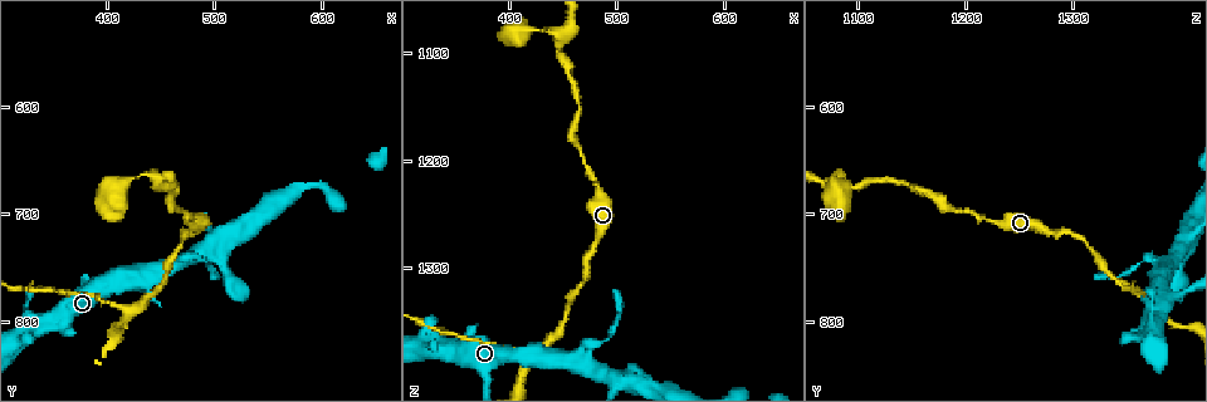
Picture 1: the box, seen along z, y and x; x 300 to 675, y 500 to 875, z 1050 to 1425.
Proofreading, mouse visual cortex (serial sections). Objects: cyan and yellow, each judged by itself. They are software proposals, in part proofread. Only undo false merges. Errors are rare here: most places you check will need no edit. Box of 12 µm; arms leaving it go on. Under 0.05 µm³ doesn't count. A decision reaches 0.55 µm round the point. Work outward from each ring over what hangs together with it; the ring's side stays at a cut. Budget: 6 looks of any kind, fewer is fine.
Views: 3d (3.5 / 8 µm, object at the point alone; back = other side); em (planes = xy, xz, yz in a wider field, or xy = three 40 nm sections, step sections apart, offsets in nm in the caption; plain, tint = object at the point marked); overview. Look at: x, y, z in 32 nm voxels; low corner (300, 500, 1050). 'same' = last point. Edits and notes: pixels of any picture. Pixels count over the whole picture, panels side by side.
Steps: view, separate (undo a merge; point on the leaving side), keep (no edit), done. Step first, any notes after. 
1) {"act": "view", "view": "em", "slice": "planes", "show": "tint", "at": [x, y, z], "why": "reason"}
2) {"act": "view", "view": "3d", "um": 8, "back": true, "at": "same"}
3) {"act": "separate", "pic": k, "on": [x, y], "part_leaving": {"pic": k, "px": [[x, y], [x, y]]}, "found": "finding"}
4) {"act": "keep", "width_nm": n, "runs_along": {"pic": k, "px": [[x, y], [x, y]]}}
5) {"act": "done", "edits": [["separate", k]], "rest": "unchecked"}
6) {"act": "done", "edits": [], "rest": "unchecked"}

{"act": "view", "view": "3d", "um": 3.5, "at": [464, 746, 1392], "why": "sudden change in width"}

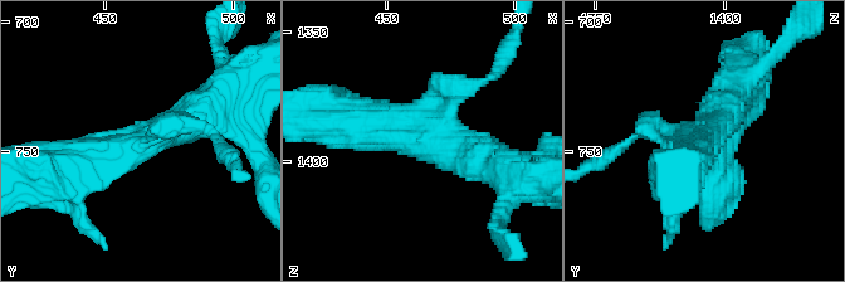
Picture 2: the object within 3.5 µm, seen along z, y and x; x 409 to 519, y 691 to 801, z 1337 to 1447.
{"act": "view", "view": "em", "slice": "xy", "step": 5, "show": "plain", "at": [466, 745, 1391], "arms": 3, "arm_widths_nm": [250, 500, 500], "why": "need the tissue"}

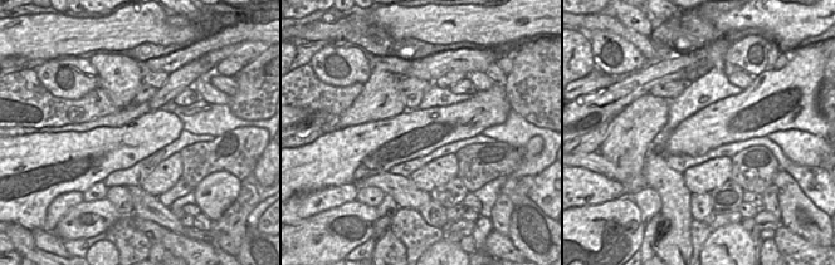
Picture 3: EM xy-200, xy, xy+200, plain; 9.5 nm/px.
{"act": "view", "view": "em", "slice": "xy", "step": 5, "show": "tint", "at": "same", "why": "where the object lies"}

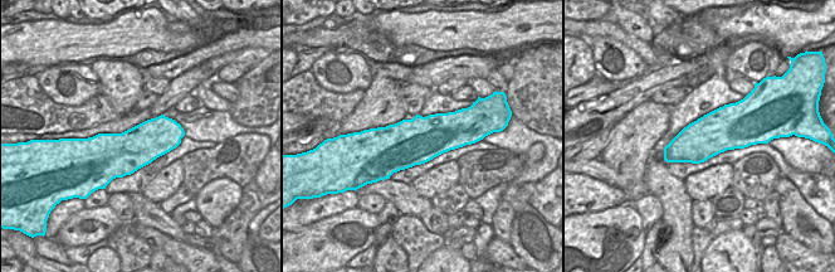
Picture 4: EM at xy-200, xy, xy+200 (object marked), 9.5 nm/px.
{"act": "keep", "runs_along": {"pic": 2, "px": [[68, 165], [184, 127], [214, 103]]}, "found": "all the same cell"}

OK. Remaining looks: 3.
{"act": "view", "view": "em", "slice": "xy", "step": 1, "show": "tint", "at": [352, 804, 1372]}

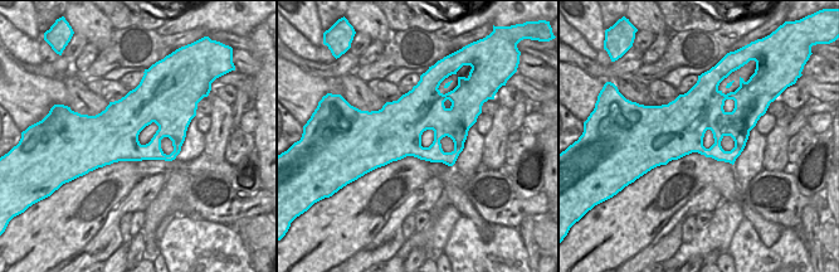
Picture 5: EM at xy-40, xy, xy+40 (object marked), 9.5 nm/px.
{"act": "view", "view": "3d", "um": 3.5, "at": "same"}

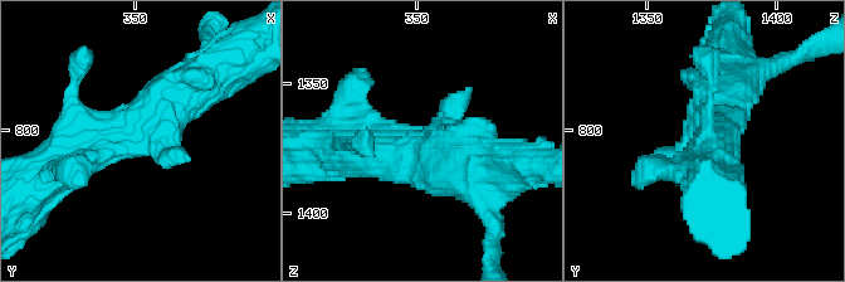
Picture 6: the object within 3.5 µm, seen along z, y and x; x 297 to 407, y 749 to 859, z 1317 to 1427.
{"act": "keep", "runs_along": {"pic": 6, "px": [[736, 90], [713, 136], [651, 159]]}, "found": "one cell here"}

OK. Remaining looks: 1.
{"act": "done", "edits": [], "rest": "unchecked"}

